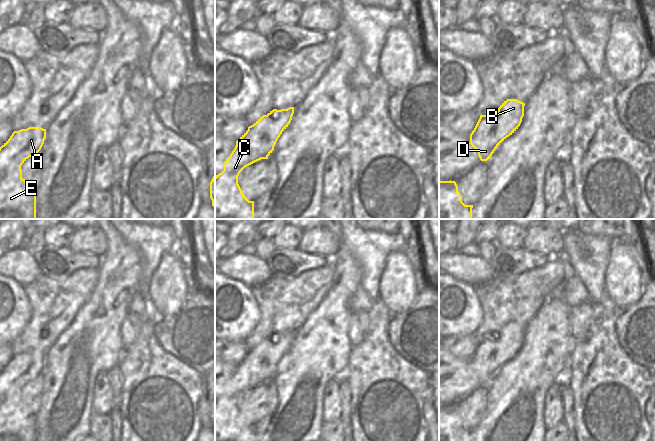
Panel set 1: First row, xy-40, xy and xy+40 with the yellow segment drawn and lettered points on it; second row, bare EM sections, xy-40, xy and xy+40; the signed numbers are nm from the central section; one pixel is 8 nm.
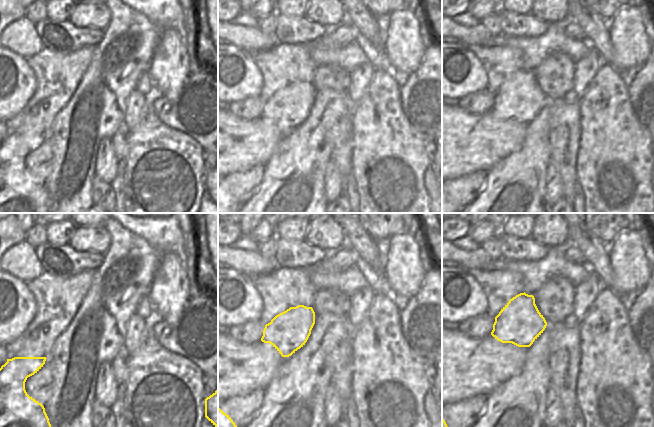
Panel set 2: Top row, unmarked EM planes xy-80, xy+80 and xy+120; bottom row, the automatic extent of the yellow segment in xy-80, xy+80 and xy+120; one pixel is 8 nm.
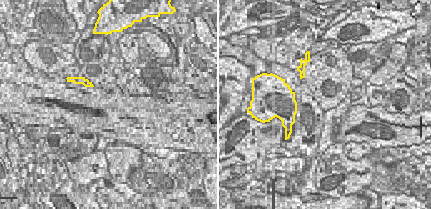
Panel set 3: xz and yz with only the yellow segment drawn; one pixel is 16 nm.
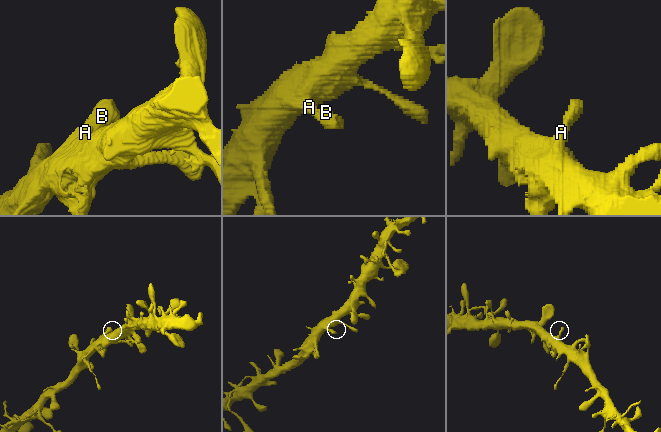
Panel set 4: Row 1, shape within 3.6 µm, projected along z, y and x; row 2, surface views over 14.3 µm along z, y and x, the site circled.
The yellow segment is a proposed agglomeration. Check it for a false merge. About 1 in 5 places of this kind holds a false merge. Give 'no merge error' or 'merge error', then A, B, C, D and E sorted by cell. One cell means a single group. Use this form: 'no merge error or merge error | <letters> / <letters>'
no merge error | A B C D E

